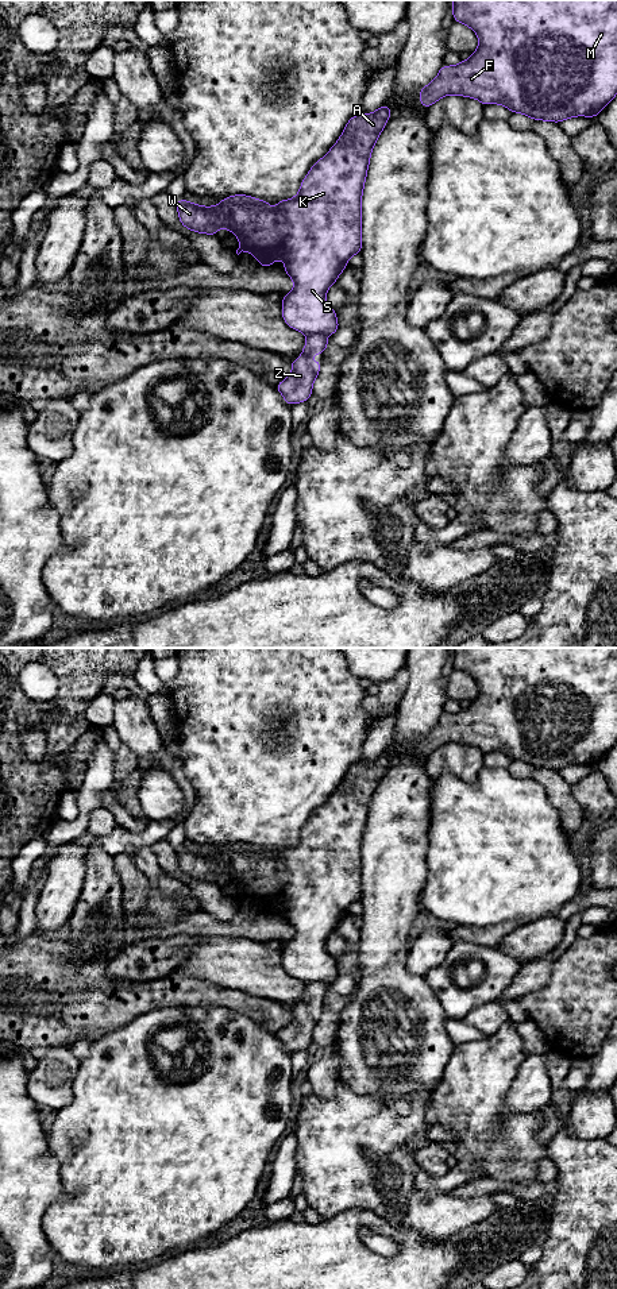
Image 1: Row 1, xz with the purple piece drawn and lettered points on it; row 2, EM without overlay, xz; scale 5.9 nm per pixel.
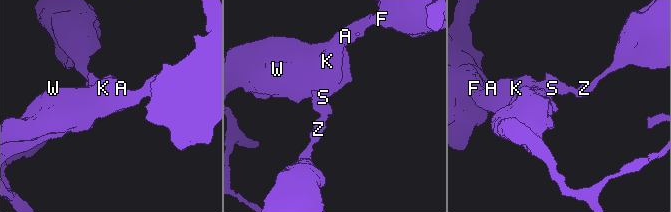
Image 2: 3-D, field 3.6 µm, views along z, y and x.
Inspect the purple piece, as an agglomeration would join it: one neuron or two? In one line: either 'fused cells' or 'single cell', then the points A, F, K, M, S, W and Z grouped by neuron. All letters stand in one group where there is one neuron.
fused cells | A F K M S W / Z

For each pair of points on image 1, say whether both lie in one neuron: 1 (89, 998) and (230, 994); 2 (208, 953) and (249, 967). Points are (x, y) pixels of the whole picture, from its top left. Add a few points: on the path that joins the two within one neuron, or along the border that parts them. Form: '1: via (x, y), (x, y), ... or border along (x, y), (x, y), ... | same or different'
1: via (124, 1004), (145, 995), (195, 994) | same
2: via (218, 960), (239, 963) | same

